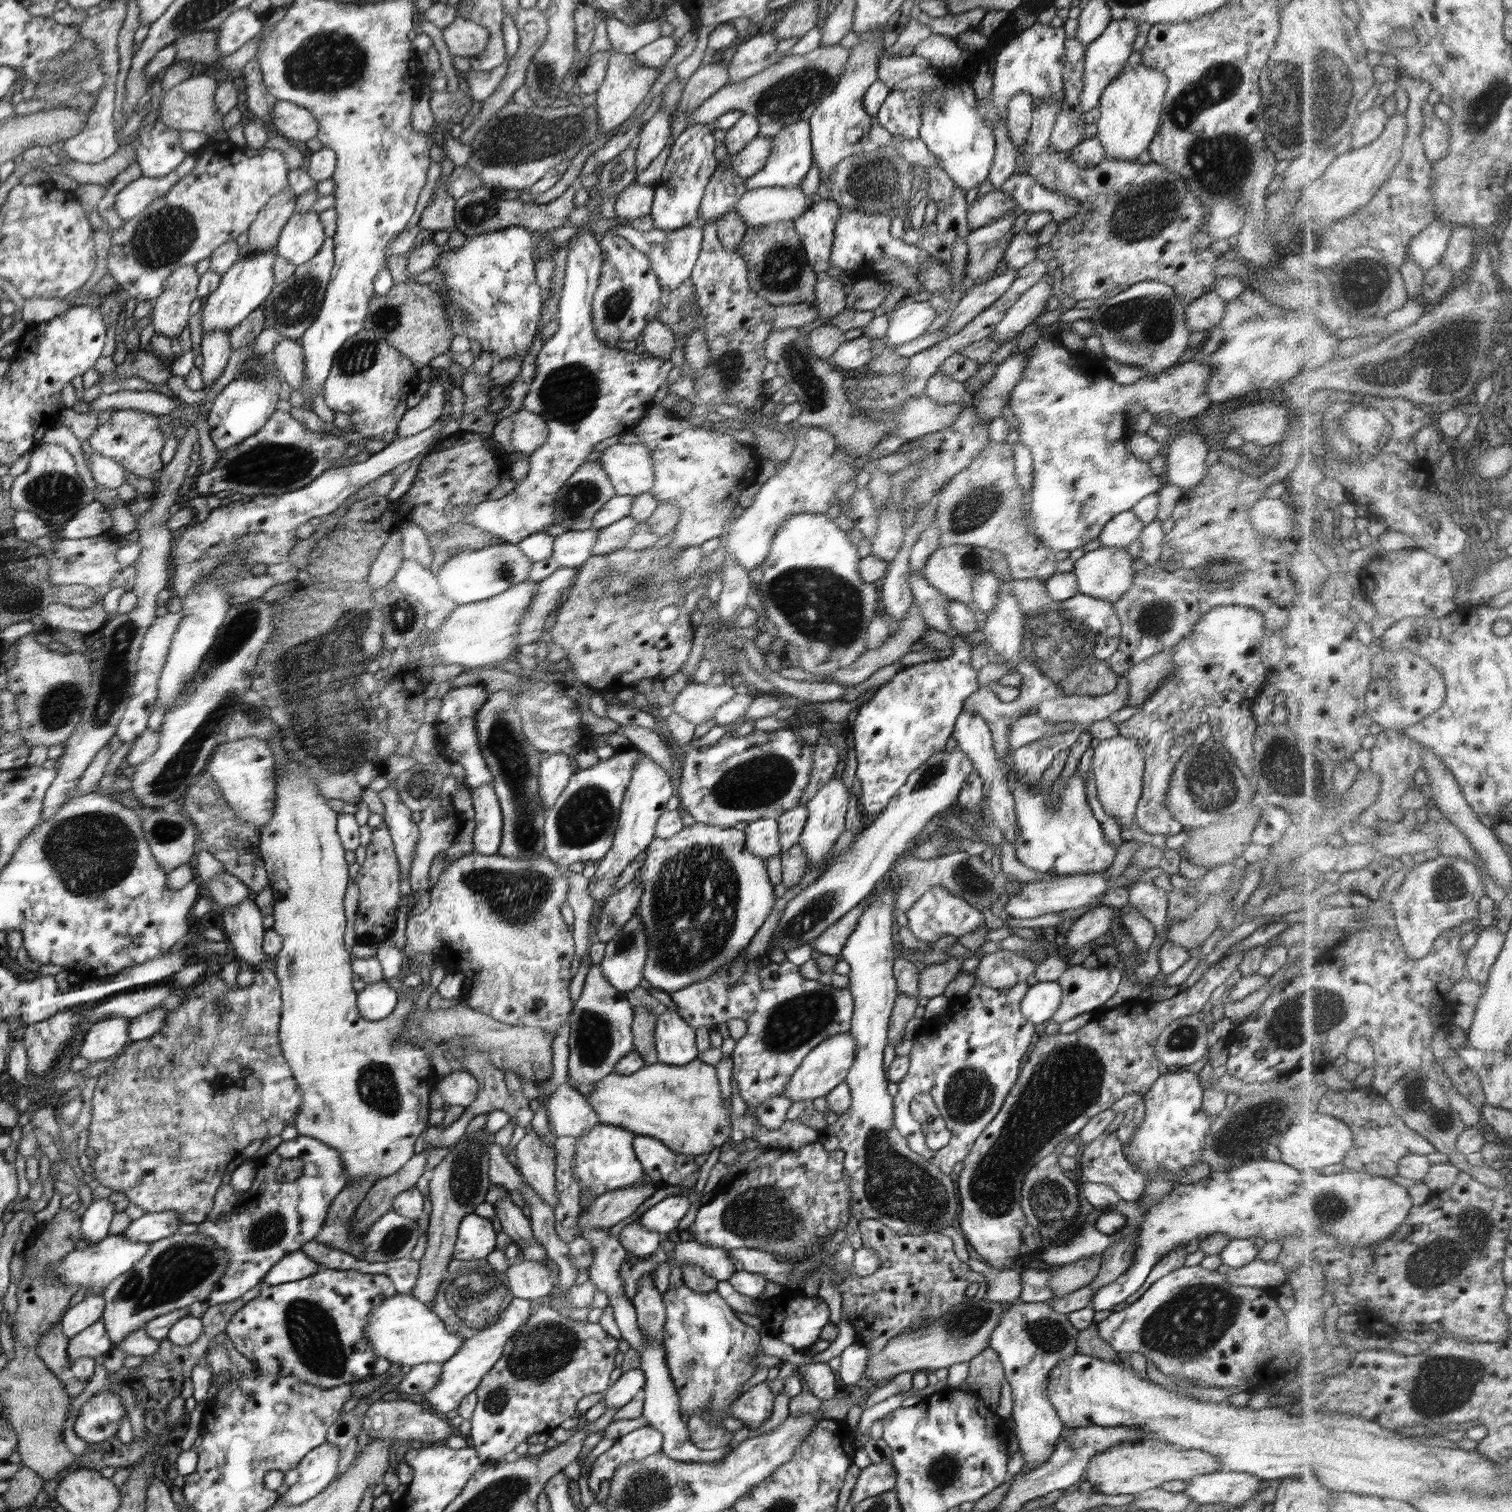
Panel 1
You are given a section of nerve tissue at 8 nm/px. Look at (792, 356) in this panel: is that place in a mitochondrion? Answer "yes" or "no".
yes

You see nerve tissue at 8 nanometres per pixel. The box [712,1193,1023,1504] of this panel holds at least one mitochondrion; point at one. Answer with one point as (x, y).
(946, 1468)

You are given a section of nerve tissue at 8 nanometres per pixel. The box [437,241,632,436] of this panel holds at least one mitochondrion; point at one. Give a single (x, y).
(567, 394)

